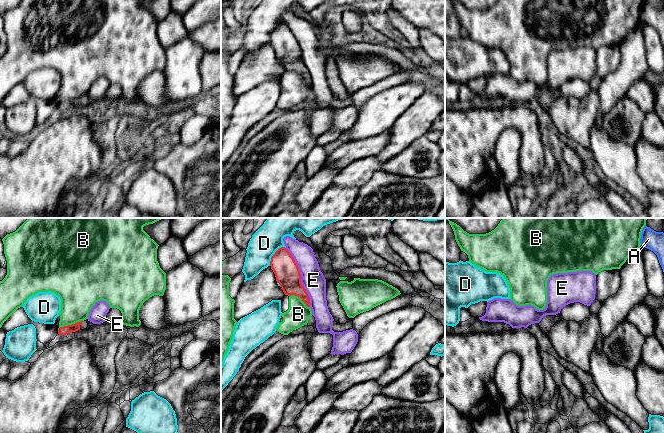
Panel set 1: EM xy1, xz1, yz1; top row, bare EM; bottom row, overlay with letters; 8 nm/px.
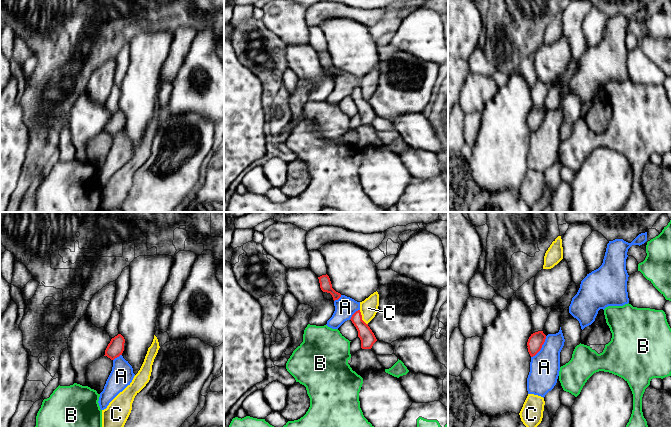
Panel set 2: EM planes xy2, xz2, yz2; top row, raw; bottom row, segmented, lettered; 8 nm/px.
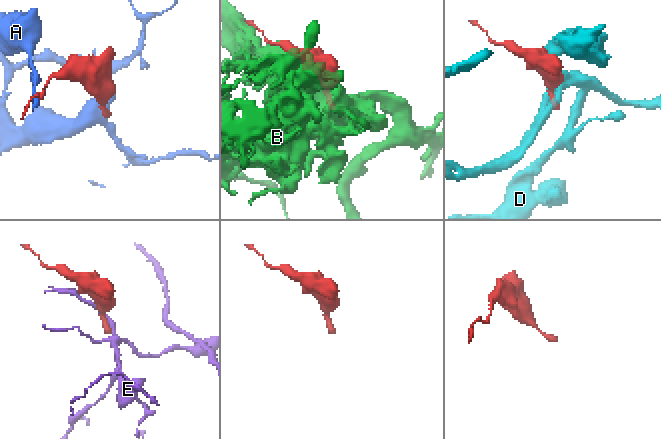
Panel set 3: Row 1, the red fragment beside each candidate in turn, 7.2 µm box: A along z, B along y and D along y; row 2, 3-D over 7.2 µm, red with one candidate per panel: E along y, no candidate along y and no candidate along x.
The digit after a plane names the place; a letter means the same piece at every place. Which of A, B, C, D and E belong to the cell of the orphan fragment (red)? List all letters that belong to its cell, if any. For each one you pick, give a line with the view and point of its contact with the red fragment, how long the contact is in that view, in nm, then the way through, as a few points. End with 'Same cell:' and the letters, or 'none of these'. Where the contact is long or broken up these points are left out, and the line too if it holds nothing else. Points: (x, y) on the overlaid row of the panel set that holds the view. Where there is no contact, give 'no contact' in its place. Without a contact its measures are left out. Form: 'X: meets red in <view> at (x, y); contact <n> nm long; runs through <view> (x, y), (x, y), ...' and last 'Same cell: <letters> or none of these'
Same cell: none of these

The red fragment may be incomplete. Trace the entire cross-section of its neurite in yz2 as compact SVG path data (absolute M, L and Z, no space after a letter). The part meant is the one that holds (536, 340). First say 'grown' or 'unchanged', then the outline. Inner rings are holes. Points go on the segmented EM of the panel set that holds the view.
unchanged; M538 331L533 334L528 339L527 348L531 357L535 356L542 348L546 339L546 335L543 331Z

